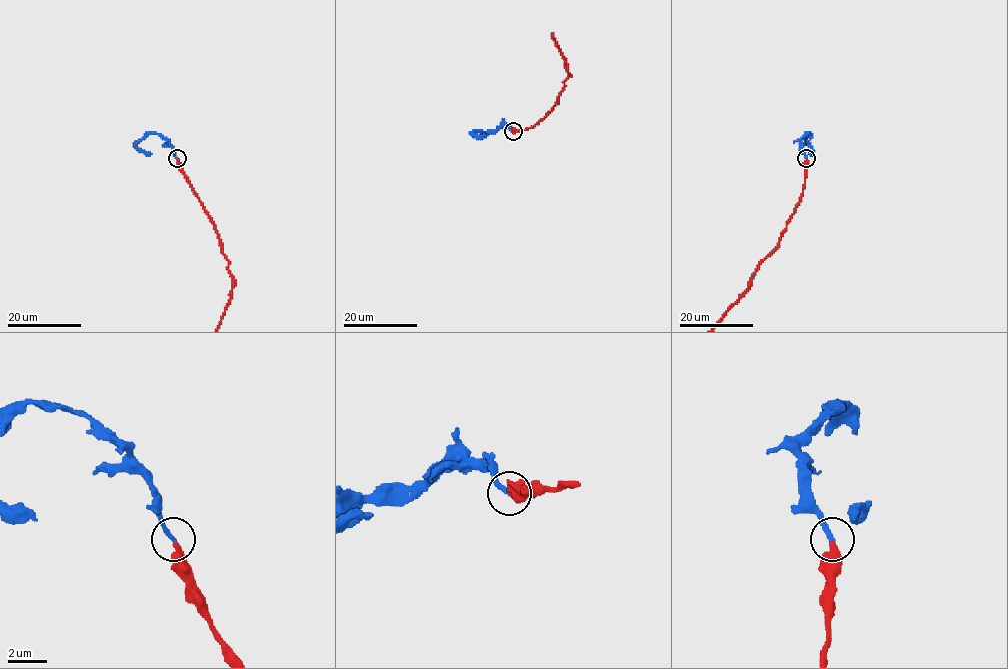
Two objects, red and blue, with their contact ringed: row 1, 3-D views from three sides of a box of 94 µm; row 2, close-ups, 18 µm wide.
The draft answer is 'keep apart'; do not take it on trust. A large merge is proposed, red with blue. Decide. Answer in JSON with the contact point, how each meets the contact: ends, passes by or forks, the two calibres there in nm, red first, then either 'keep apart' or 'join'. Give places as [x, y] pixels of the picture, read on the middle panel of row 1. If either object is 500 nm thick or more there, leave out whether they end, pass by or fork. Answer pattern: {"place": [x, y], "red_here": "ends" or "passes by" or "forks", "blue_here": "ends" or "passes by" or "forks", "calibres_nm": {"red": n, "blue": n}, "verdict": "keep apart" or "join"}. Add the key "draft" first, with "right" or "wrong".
{"draft": "wrong", "place": [513, 131], "red_here": "ends", "blue_here": "ends", "calibres_nm": {"red": 400, "blue": 240}, "verdict": "join"}

